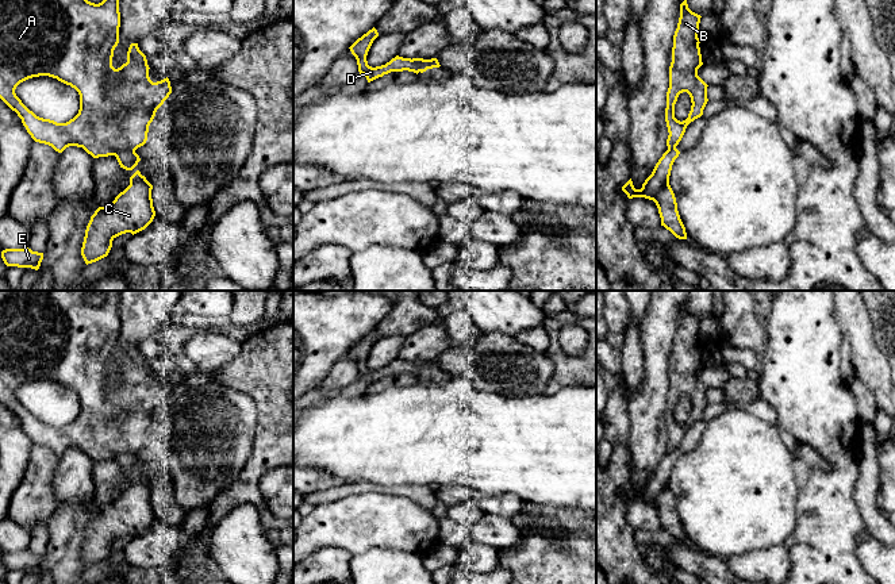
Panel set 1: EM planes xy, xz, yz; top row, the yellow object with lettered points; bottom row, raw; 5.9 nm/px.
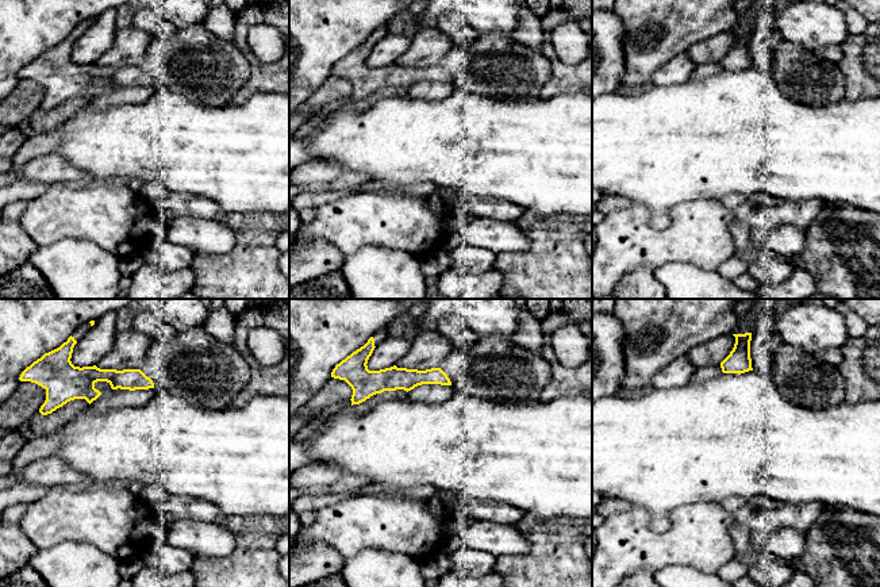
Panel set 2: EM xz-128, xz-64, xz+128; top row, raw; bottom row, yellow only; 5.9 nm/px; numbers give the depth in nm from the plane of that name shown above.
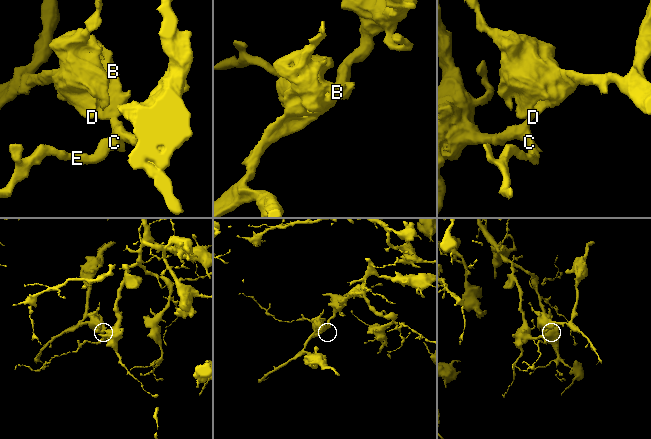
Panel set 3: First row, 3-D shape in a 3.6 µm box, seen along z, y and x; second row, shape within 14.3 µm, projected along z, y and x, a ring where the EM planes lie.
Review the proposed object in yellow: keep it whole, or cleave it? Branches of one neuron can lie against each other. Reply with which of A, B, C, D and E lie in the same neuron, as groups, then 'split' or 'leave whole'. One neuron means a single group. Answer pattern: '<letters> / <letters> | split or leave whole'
A B D / C E | split

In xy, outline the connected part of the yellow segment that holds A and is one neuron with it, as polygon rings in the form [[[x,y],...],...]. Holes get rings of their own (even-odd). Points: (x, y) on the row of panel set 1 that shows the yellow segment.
[[[0,0],[0,99],[18,114],[35,142],[49,145],[58,153],[69,146],[82,147],[93,158],[115,155],[123,149],[137,150],[146,143],[149,126],[172,93],[172,87],[168,77],[157,82],[150,80],[146,55],[138,43],[130,45],[126,64],[118,69],[112,66],[119,27],[119,0],[99,4],[88,0]],[[39,76],[57,78],[78,92],[80,110],[73,119],[57,123],[39,118],[16,96],[15,89],[20,82]]]

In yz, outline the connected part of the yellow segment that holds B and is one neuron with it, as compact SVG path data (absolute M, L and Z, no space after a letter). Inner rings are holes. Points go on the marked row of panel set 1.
M687 0L680 4L680 18L673 35L672 62L669 66L669 88L667 92L665 122L669 132L667 139L668 149L675 149L679 145L687 126L703 115L703 110L708 101L708 85L698 76L698 69L703 65L699 47L700 39L698 38L700 18L700 15L692 12L688 8ZM683 92L687 92L690 95L692 105L688 118L680 122L675 118L675 104L679 95Z

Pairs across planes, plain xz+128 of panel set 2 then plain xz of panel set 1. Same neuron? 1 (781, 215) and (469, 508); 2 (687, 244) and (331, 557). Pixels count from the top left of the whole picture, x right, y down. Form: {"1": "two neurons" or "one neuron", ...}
{"1": "two neurons", "2": "two neurons"}

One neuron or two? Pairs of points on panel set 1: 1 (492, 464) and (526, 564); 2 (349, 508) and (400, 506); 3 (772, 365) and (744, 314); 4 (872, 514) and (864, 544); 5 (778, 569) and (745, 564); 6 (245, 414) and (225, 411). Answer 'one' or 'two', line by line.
1: two
2: one
3: two
4: two
5: one
6: one

